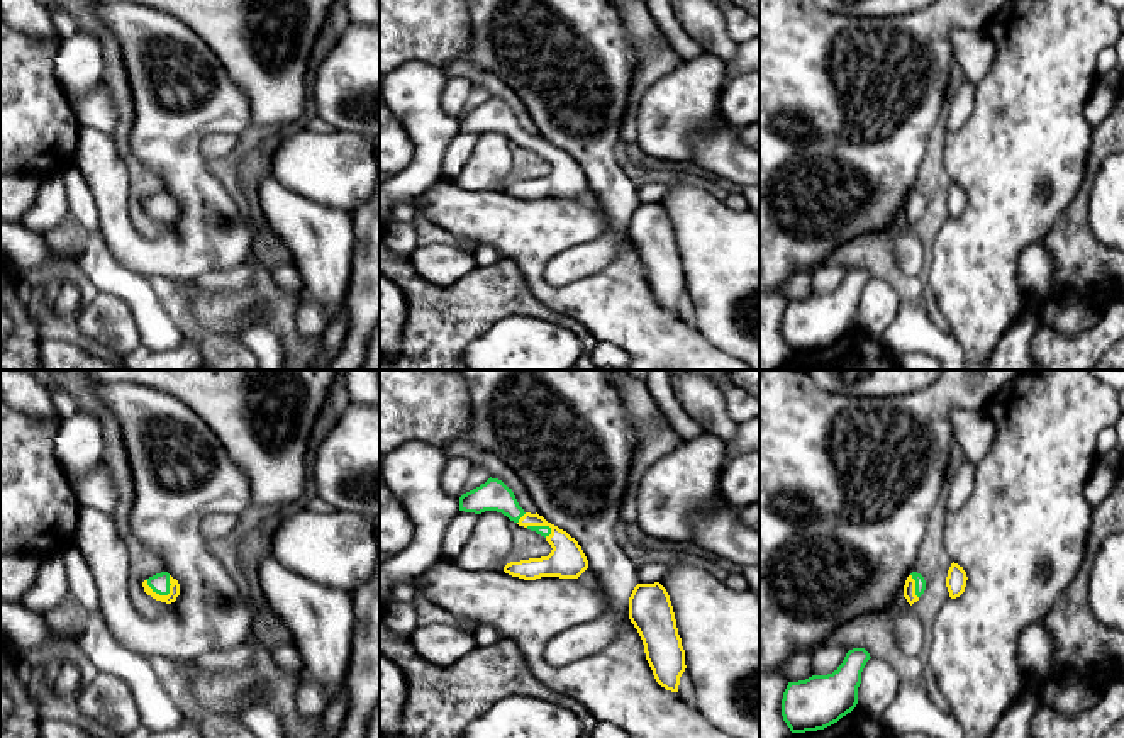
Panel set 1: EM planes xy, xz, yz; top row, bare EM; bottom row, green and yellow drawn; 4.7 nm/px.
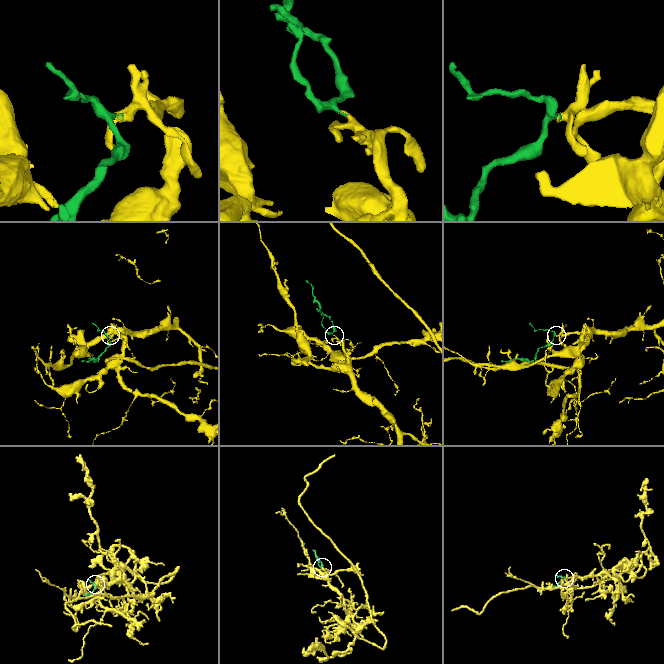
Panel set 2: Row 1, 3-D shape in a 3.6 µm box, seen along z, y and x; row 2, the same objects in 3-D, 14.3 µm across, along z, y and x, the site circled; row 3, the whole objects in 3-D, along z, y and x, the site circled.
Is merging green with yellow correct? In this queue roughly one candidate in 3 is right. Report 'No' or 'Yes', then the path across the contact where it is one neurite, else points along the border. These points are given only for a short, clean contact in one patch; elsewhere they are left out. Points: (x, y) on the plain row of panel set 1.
Yes. Path across: xy (160, 202), (156, 212), (166, 214), (175, 207)

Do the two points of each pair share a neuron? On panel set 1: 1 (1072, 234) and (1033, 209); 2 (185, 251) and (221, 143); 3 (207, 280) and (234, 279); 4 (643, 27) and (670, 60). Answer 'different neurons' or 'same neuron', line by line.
1: different neurons
2: different neurons
3: same neuron
4: same neuron

